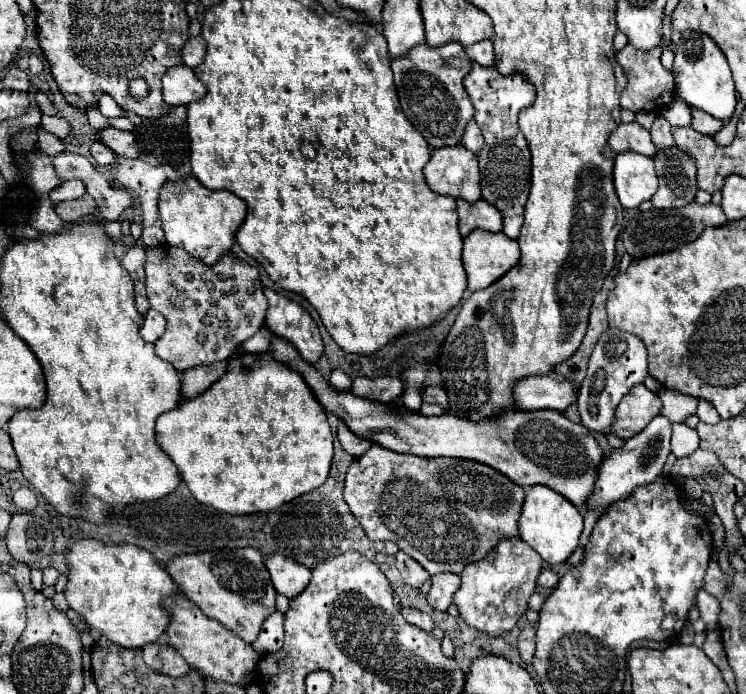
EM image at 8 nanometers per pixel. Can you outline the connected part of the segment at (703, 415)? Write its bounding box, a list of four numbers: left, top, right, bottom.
[697,400,721,424]

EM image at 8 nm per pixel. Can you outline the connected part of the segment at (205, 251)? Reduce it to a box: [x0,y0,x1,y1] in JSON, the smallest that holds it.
[159,178,247,266]

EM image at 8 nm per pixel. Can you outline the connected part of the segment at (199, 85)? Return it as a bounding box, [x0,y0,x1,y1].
[163,64,207,106]

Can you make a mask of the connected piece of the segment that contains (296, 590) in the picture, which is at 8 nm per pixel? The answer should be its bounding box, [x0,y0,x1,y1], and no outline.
[265,554,311,598]

